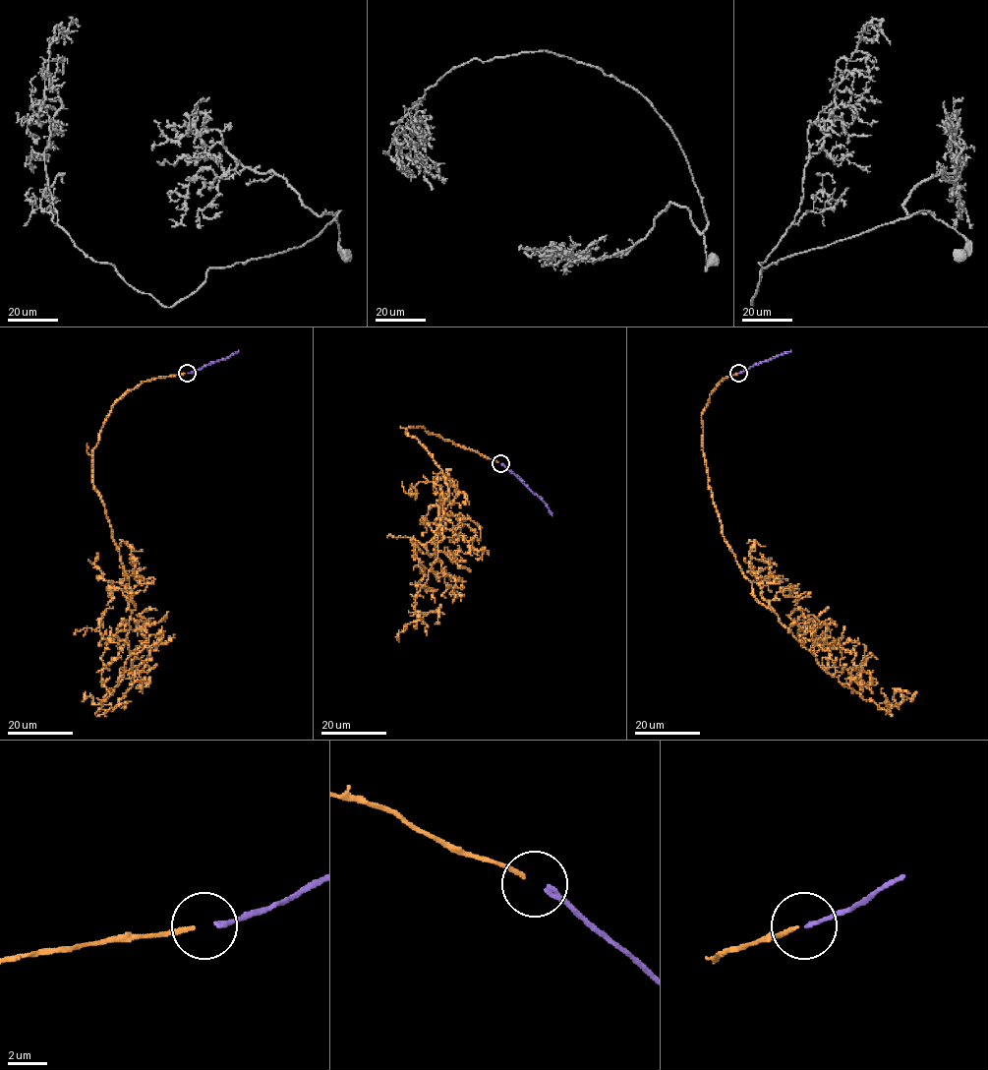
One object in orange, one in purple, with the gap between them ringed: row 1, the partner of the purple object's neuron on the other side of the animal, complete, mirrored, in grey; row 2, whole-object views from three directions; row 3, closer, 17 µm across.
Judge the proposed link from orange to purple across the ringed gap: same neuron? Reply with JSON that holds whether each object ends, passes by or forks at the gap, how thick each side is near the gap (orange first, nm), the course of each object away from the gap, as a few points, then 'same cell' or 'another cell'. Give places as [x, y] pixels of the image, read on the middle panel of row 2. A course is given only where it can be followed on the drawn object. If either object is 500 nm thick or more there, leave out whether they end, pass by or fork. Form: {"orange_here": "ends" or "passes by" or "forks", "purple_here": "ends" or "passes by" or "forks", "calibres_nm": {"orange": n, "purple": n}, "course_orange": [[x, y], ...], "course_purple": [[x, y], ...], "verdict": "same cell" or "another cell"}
{"orange_here": "ends", "purple_here": "ends", "calibres_nm": {"orange": 180, "purple": 260}, "course_orange": [[498, 462], [406, 428], [439, 468], [448, 497], [438, 557], [415, 599], [425, 614], [398, 641]], "course_purple": [[501, 463], [537, 495], [552, 515]], "verdict": "same cell"}

